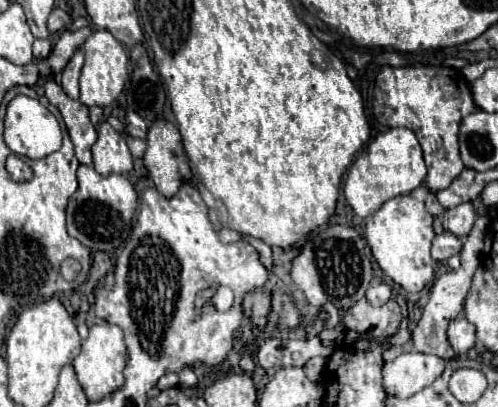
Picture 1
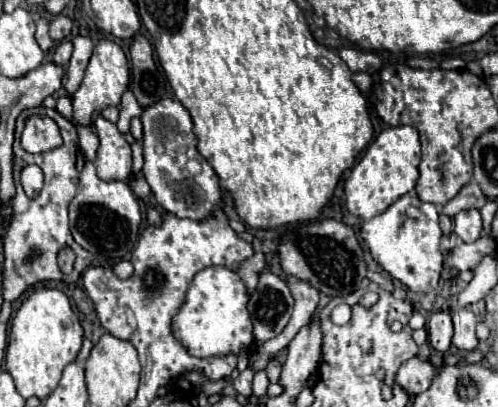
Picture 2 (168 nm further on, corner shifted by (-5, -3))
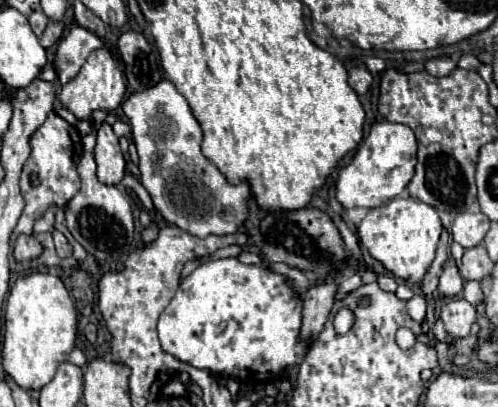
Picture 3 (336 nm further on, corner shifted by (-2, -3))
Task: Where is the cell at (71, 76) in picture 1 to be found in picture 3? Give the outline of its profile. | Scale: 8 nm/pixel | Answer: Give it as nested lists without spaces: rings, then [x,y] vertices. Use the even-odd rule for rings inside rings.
[[[73,27],[61,41],[59,49],[55,55],[55,69],[57,69],[57,79],[61,85],[69,83],[85,63],[87,55],[103,45],[103,39],[99,39],[95,33],[83,29],[83,27]]]

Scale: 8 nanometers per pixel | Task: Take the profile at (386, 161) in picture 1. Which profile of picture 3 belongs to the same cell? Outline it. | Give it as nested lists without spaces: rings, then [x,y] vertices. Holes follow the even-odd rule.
[[[391,121],[375,123],[371,127],[369,137],[357,149],[353,161],[339,171],[335,187],[337,201],[345,209],[381,207],[383,203],[395,199],[407,187],[407,183],[415,173],[415,163],[417,163],[417,139],[413,131],[401,123],[391,123]]]

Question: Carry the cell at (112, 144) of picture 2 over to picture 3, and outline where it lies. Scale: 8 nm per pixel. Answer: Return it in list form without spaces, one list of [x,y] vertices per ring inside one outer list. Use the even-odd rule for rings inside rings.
[[[101,123],[97,131],[95,145],[95,161],[97,161],[97,177],[105,185],[119,185],[125,175],[125,159],[119,149],[119,141],[109,123]]]

